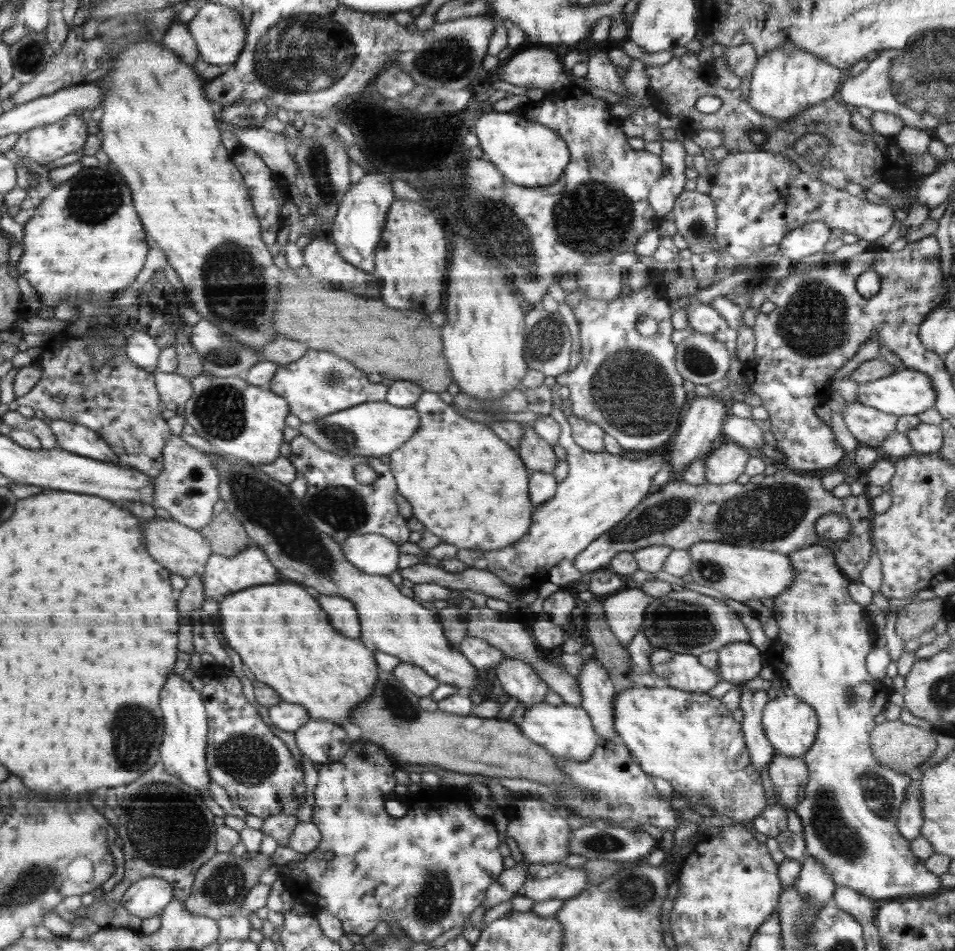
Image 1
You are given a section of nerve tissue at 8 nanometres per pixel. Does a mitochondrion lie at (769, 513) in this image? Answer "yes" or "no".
yes

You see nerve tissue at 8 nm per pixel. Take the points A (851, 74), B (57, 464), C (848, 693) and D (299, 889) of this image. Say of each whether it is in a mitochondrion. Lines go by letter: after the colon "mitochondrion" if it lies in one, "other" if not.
A: other
B: other
C: mitochondrion
D: other

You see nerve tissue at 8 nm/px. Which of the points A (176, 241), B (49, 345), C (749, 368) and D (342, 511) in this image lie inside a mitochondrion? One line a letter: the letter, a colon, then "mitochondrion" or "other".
A: other
B: other
C: other
D: mitochondrion

